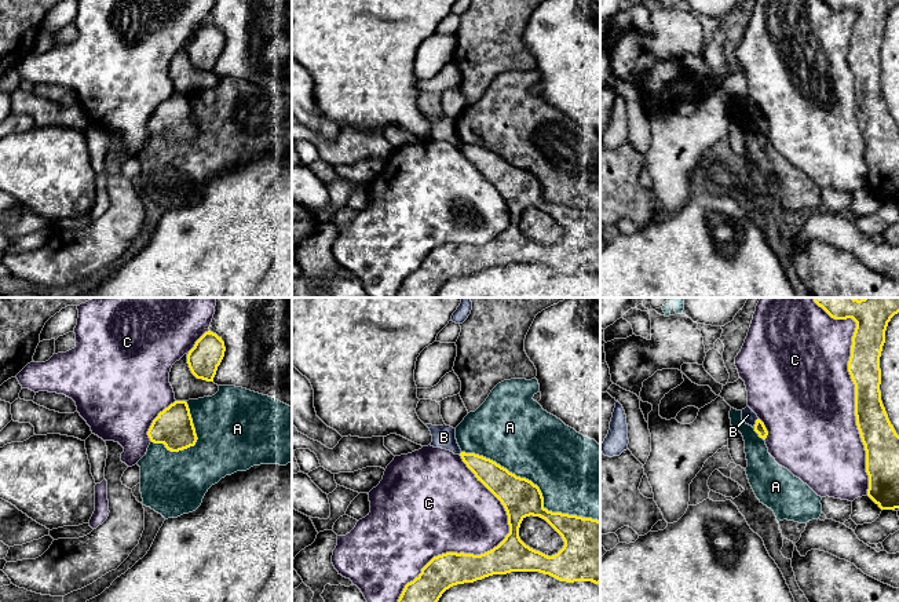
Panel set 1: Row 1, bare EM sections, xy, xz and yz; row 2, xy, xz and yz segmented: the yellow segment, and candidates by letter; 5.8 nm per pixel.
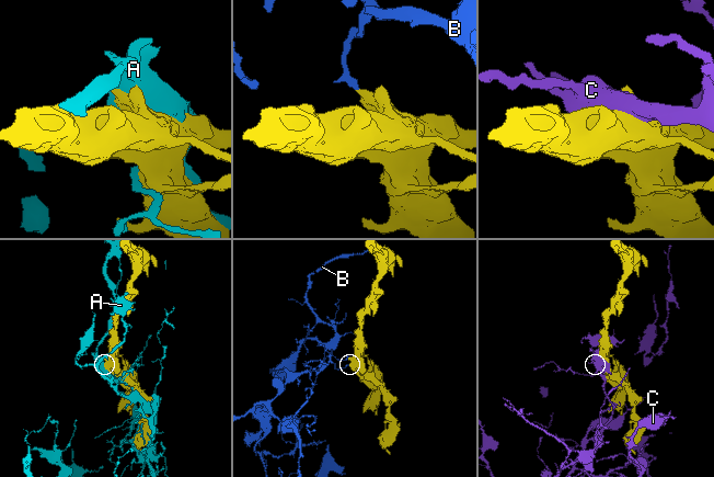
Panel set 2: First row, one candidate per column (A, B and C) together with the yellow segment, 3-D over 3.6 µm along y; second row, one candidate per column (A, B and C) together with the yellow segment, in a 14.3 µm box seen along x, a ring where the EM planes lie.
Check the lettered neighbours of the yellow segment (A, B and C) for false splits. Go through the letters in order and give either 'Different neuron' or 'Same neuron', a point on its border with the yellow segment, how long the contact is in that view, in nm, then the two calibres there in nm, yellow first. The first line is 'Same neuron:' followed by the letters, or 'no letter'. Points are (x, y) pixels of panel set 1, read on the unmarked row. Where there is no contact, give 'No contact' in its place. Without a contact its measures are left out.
Same neuron: no letter
A: Different neuron. Touches yellow at xz (537, 178). Shared border 900 nm. Thickness 220 nm (yellow) against 460 nm
B: Different neuron. Touches yellow at yz (756, 115). Shared border 70 nm. Thickness 70 nm (yellow) against 80 nm
C: Different neuron. Touches yellow at xz (485, 244). Shared border 950 nm. Thickness 200 nm (yellow) against 420 nm

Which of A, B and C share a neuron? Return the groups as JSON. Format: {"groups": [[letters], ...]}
{"groups": [["A"], ["B"], ["C"]]}

